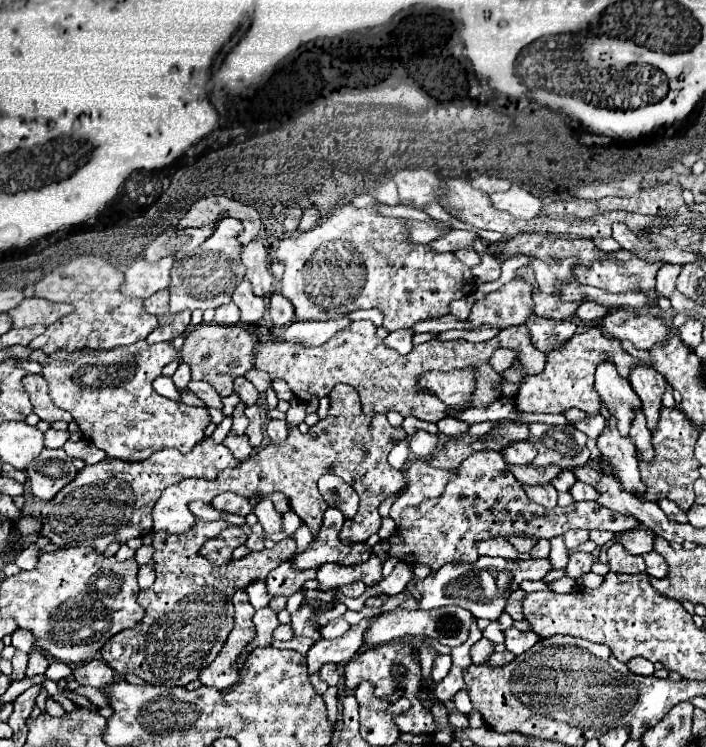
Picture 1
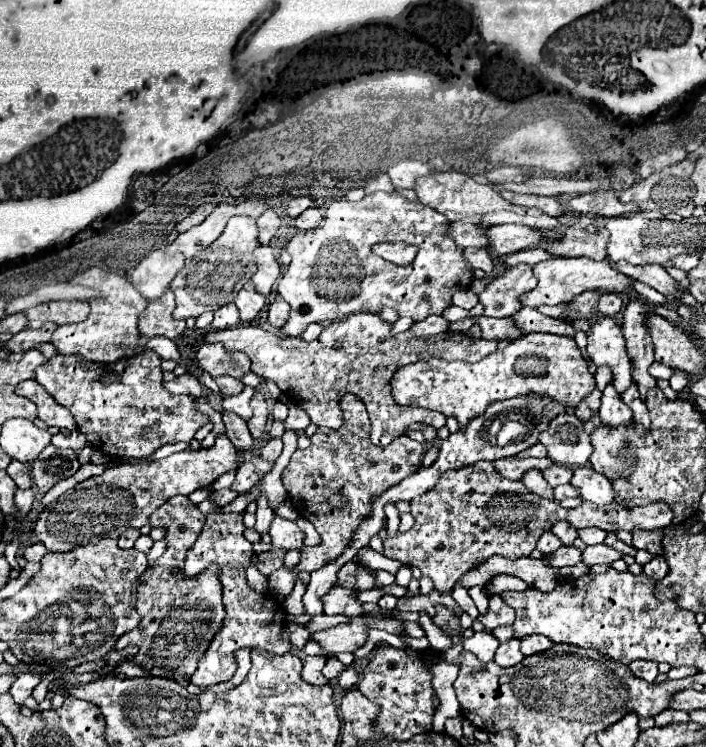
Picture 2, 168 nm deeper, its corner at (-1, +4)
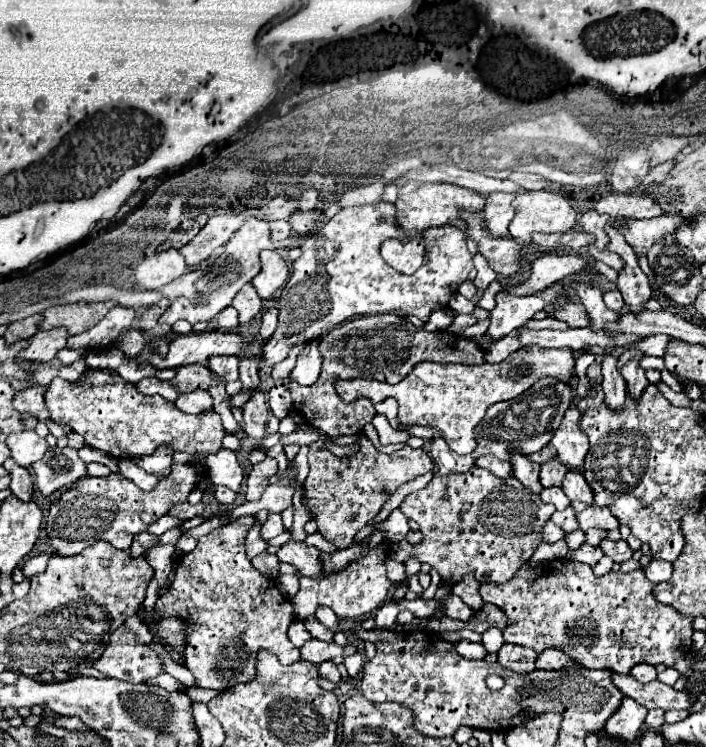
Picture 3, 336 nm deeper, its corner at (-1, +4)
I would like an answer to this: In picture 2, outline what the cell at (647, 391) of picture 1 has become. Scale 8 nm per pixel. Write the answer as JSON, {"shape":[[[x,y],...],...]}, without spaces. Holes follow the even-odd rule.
{"shape":[[[630,301],[622,317],[626,351],[632,361],[632,379],[638,385],[642,401],[646,401],[648,391],[656,387],[656,379],[648,373],[648,367],[654,363],[654,351],[646,331],[646,311],[648,307],[642,301]]]}

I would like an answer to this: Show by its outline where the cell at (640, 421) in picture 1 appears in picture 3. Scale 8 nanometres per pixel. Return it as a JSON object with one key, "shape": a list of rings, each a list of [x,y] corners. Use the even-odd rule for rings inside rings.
{"shape":[[[636,359],[628,361],[624,367],[622,367],[622,375],[626,379],[626,385],[628,385],[628,393],[632,395],[632,399],[640,399],[642,391],[650,385],[650,381],[646,379],[646,371],[640,367],[640,363]]]}

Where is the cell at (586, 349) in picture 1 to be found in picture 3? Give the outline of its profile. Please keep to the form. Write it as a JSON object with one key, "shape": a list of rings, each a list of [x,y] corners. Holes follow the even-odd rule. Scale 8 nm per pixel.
{"shape":[[[528,347],[514,351],[506,361],[498,365],[482,363],[482,365],[440,365],[440,363],[418,363],[414,371],[400,383],[388,385],[378,383],[374,379],[338,379],[336,393],[344,403],[352,403],[360,397],[370,399],[374,405],[394,397],[398,401],[398,419],[402,425],[412,427],[434,427],[440,431],[440,437],[460,455],[468,455],[476,449],[474,427],[484,419],[486,409],[498,401],[508,401],[520,397],[528,391],[538,379],[554,377],[558,381],[572,381],[574,357],[572,351],[562,349],[542,349],[542,347]]]}

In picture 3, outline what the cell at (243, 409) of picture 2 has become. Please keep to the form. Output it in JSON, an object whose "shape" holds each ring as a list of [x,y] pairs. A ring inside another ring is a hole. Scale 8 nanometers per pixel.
{"shape":[[[242,357],[240,359],[240,381],[242,381],[242,391],[256,391],[260,379],[258,379],[258,357]]]}

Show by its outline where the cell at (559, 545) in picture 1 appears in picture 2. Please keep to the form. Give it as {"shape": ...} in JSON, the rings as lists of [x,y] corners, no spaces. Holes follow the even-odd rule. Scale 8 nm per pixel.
{"shape":[[[558,521],[554,527],[552,527],[552,533],[562,541],[564,547],[570,547],[574,543],[574,539],[578,537],[576,535],[576,529],[570,527],[566,521]]]}

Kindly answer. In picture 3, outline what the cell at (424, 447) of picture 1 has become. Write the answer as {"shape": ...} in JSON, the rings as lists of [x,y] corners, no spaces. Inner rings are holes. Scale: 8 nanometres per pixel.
{"shape":[[[429,471],[412,481],[402,484],[385,502],[380,513],[372,520],[372,523],[378,523],[381,520],[385,521],[392,511],[401,506],[403,499],[407,495],[424,488],[431,481],[432,477],[433,471]]]}

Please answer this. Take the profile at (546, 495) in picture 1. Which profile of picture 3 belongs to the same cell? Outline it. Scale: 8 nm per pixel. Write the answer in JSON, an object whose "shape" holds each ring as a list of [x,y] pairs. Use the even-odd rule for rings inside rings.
{"shape":[[[512,451],[510,453],[510,463],[512,463],[512,473],[518,481],[522,481],[524,487],[528,487],[534,493],[542,491],[542,485],[538,481],[538,473],[540,473],[540,465],[532,463],[526,455],[522,455],[520,451]]]}

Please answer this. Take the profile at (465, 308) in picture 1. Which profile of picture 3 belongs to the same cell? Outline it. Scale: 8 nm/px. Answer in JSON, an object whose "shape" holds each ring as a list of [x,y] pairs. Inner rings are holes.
{"shape":[[[454,293],[454,295],[450,297],[450,309],[456,311],[456,313],[472,313],[472,311],[474,311],[474,303],[468,301],[466,297]]]}

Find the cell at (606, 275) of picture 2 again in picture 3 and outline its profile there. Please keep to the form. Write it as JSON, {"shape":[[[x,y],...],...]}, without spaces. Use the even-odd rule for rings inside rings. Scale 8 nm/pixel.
{"shape":[[[560,283],[544,289],[542,293],[528,295],[528,297],[518,297],[518,295],[500,291],[496,295],[496,307],[490,313],[490,327],[488,327],[486,335],[492,341],[506,337],[510,331],[514,331],[520,325],[524,325],[526,321],[530,321],[536,311],[540,311],[546,305],[550,305],[552,301],[556,301],[558,295],[562,295]]]}

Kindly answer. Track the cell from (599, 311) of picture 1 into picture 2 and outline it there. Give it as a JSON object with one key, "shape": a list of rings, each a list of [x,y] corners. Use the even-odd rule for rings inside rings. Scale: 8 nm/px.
{"shape":[[[602,293],[598,301],[598,313],[600,315],[618,315],[622,309],[622,299],[616,293]]]}

